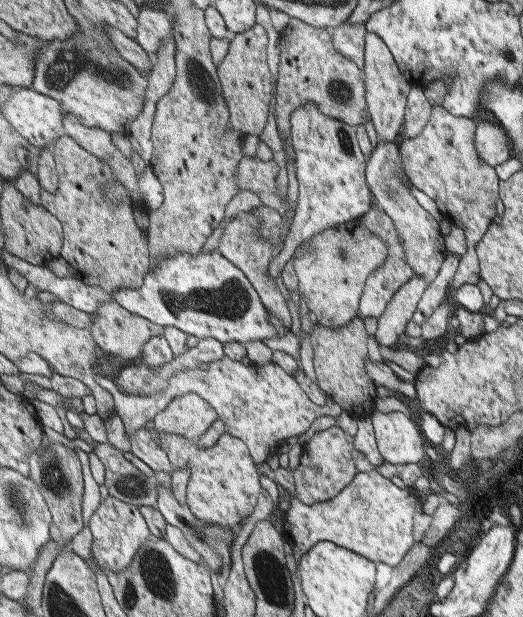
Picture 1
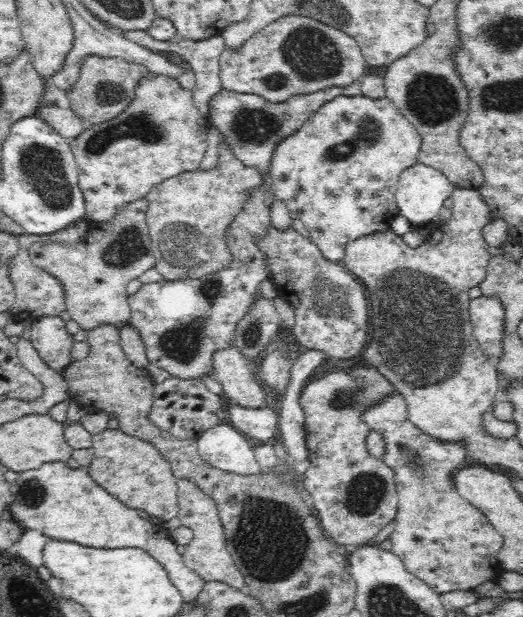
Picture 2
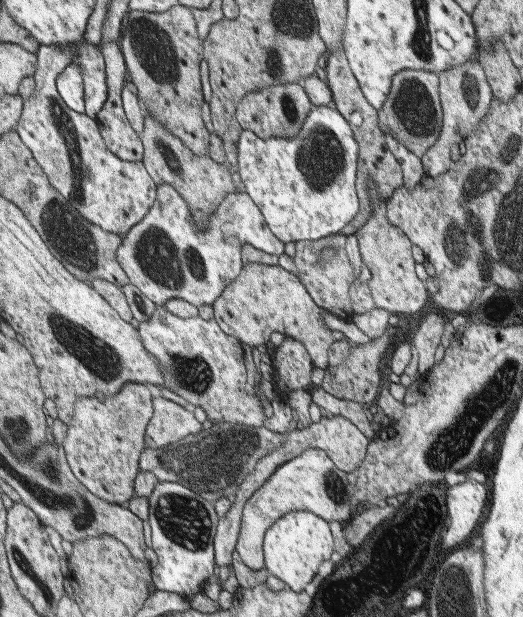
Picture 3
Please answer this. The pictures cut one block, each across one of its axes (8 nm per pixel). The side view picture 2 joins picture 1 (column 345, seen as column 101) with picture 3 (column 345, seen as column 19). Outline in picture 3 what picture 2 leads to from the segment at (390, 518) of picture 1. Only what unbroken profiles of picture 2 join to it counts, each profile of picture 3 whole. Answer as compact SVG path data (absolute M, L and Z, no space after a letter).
M310 448L304 450L296 458L278 466L276 471L266 479L266 482L252 494L243 509L240 534L235 550L248 568L260 570L265 567L263 546L266 531L288 512L312 512L324 520L342 523L350 520L350 514L352 514L350 504L346 504L344 499L340 504L338 500L330 498L330 494L328 494L332 472L340 472L340 470L336 470L336 465L326 455L326 452Z

